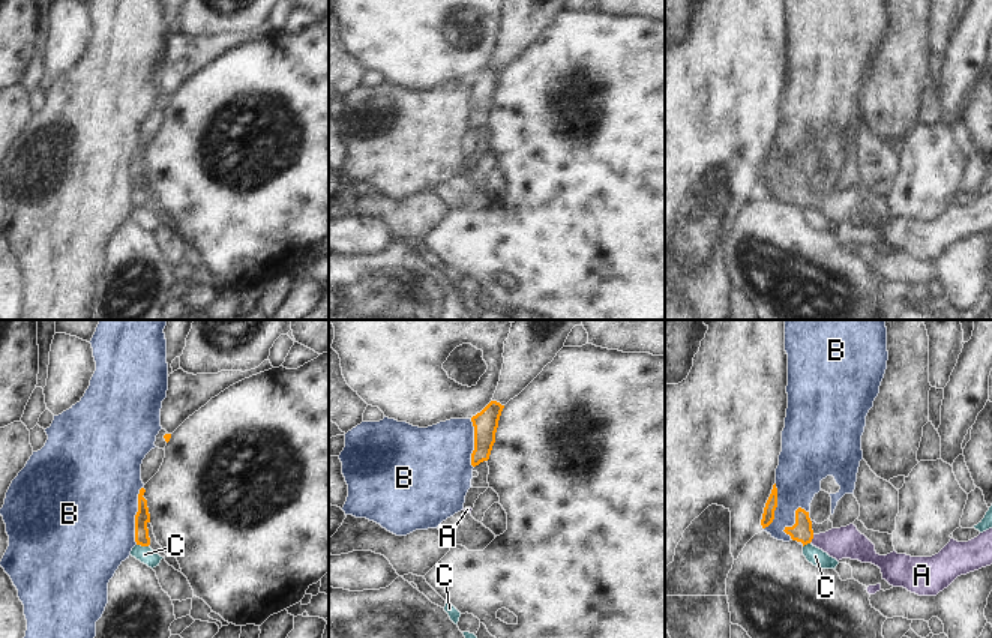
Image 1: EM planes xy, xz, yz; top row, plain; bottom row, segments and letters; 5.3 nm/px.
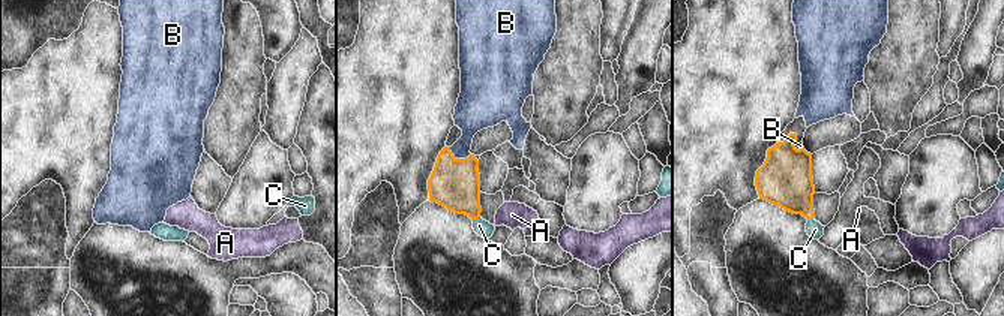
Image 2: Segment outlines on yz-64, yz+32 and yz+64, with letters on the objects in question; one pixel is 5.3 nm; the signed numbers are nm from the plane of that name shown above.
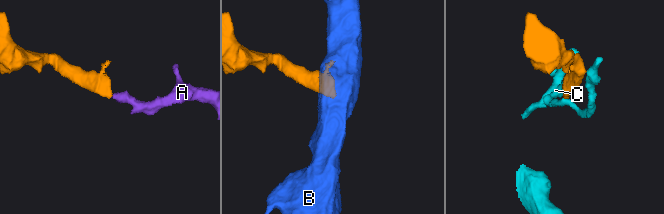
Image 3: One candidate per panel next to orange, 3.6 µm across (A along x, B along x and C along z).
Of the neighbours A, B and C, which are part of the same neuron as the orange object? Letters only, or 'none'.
A

